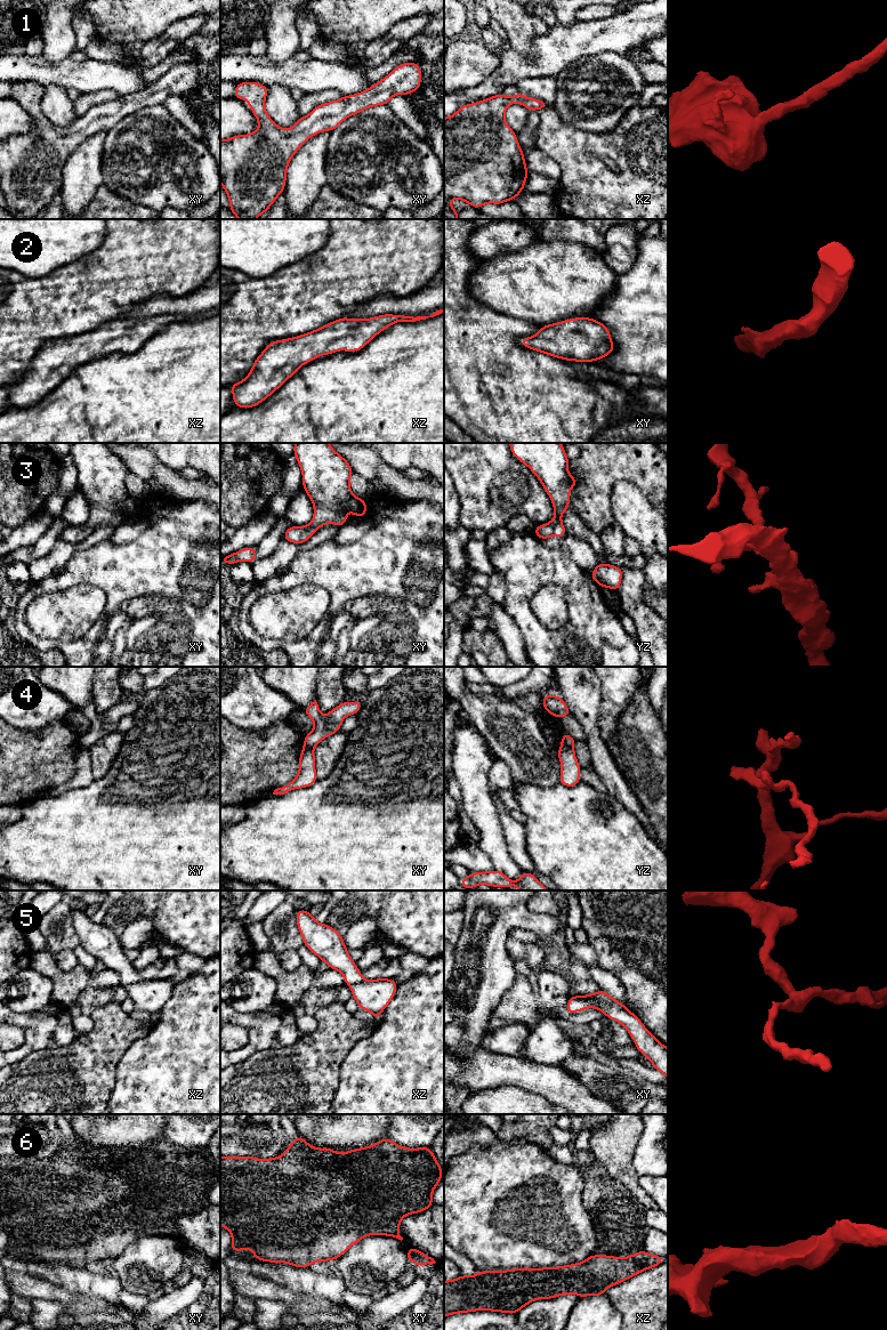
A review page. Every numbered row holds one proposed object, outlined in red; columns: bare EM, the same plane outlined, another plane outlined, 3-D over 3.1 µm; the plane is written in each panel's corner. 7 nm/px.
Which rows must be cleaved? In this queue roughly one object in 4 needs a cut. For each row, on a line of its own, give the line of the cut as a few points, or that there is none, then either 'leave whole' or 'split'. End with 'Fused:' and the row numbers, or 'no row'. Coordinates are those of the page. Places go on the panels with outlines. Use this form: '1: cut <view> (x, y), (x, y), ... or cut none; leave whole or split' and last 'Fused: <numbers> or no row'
1: cut none; leave whole
2: cut none; leave whole
3: cut none; leave whole
4: cut yz (562, 743), (572, 748); split
5: cut none; leave whole
6: cut none; leave whole
Fused: 4

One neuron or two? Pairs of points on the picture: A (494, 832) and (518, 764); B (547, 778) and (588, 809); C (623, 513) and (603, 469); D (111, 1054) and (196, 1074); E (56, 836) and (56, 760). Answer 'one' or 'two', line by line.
A: two
B: two
C: two
D: two
E: two

